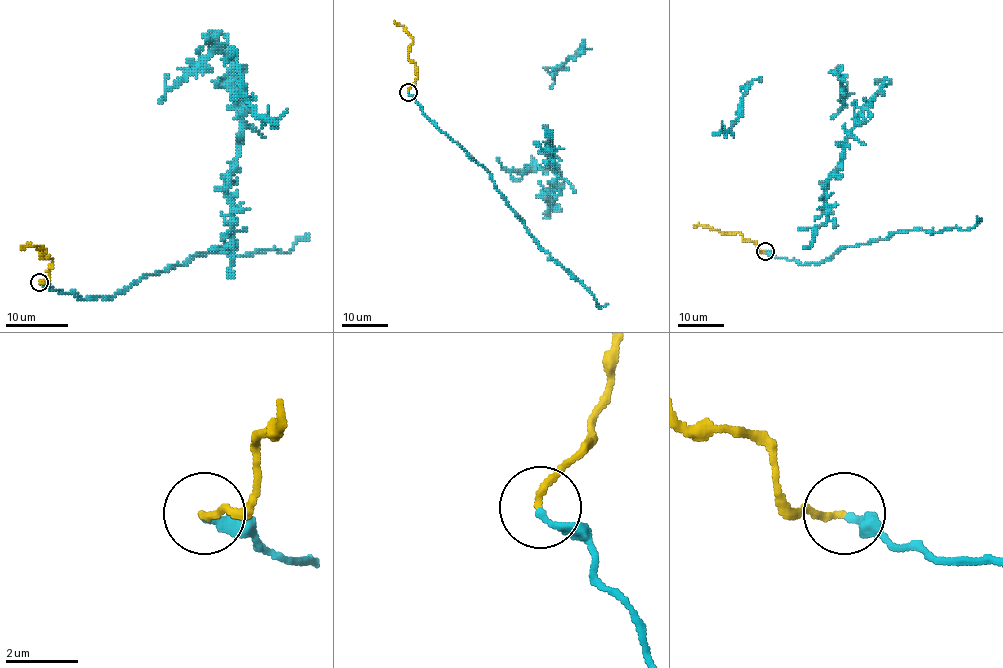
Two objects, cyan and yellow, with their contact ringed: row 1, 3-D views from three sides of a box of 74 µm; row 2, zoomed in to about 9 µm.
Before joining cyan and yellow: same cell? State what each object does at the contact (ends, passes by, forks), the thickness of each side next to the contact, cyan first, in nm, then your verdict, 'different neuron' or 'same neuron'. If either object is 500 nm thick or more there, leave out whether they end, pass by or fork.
cyan ends | yellow ends | 240/180 nm | same neuron

